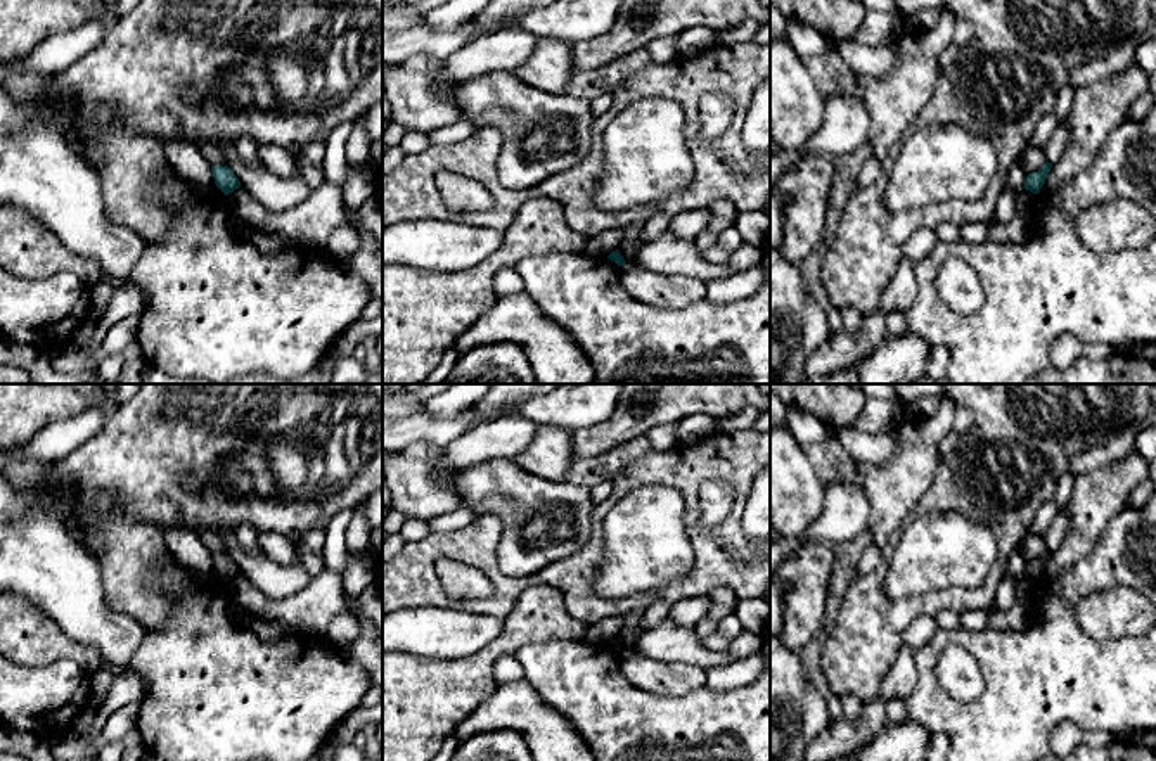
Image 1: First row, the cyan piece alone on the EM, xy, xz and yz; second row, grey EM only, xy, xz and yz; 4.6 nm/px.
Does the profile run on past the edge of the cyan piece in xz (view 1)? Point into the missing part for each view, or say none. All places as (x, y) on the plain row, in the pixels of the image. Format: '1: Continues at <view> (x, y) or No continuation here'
1: No continuation here

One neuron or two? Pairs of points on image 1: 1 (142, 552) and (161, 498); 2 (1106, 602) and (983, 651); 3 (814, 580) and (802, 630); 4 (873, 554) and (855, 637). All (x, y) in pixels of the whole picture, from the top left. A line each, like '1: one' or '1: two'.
1: two
2: two
3: one
4: two

